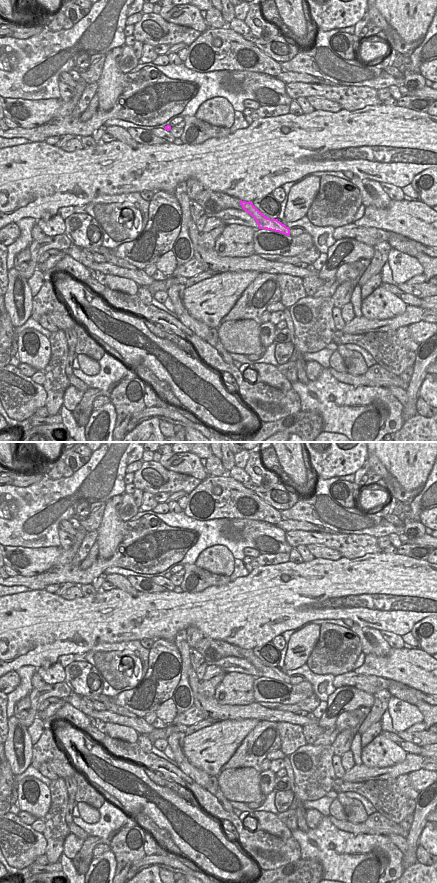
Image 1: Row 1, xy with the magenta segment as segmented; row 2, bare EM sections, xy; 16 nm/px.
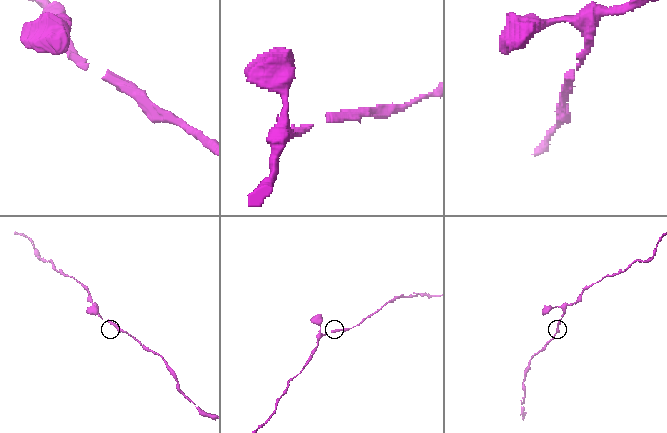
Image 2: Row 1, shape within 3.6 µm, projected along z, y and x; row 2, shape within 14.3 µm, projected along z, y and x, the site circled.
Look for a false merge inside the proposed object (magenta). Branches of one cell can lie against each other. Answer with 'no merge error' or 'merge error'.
no merge error

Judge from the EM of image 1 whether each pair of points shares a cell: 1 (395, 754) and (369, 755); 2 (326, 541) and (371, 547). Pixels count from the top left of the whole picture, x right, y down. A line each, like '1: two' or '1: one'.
1: one
2: one

